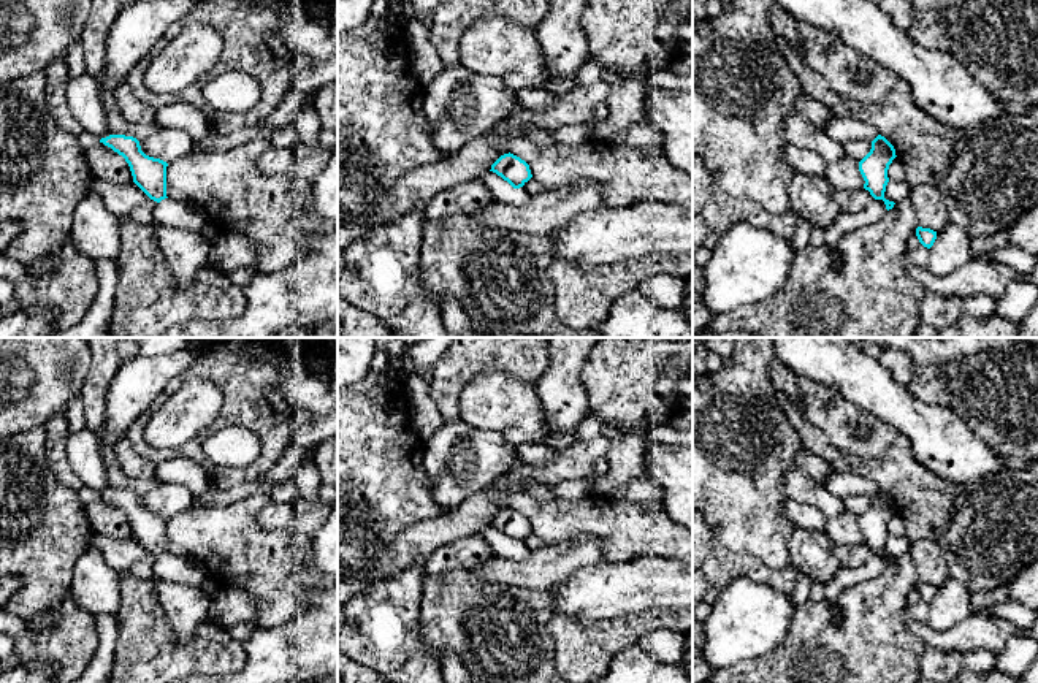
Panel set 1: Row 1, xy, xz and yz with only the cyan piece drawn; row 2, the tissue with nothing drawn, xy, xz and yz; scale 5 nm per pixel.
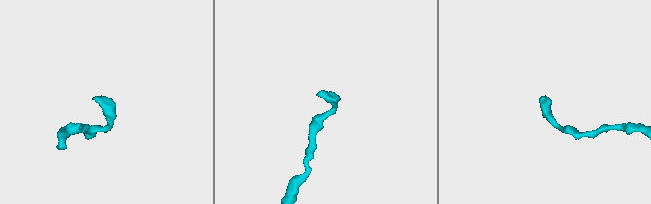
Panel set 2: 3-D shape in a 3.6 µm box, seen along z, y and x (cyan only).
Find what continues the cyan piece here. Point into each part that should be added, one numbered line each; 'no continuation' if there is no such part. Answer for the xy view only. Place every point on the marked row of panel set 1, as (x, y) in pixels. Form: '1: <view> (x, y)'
1: xy (83, 94)

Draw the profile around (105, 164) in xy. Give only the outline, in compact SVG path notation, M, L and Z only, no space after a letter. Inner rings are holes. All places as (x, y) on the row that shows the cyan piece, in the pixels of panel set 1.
M98 143L86 151L86 158L95 179L128 184L133 181L128 163L111 147Z

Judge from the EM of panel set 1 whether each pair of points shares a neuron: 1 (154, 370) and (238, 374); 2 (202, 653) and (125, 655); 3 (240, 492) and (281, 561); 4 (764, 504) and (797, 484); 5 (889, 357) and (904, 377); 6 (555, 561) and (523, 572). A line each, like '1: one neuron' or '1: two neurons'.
1: two neurons
2: one neuron
3: two neurons
4: two neurons
5: one neuron
6: one neuron

